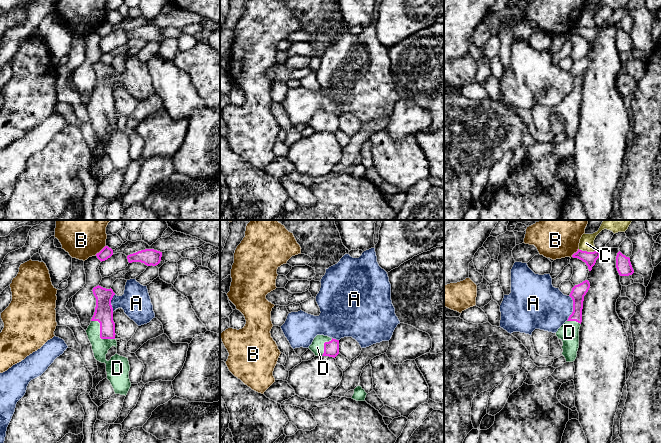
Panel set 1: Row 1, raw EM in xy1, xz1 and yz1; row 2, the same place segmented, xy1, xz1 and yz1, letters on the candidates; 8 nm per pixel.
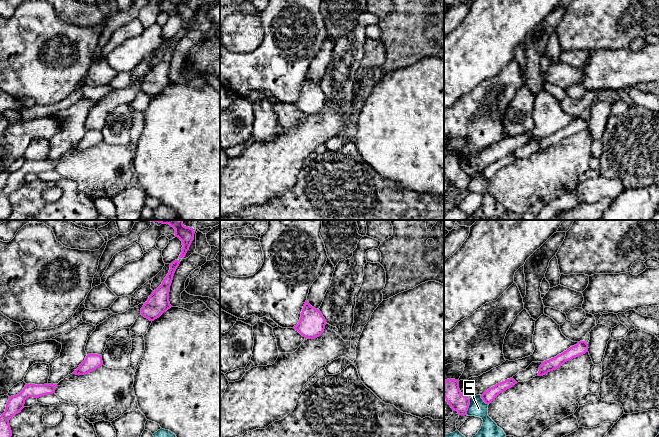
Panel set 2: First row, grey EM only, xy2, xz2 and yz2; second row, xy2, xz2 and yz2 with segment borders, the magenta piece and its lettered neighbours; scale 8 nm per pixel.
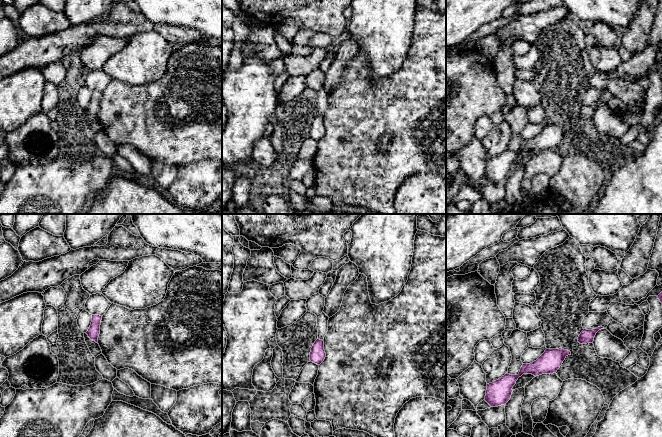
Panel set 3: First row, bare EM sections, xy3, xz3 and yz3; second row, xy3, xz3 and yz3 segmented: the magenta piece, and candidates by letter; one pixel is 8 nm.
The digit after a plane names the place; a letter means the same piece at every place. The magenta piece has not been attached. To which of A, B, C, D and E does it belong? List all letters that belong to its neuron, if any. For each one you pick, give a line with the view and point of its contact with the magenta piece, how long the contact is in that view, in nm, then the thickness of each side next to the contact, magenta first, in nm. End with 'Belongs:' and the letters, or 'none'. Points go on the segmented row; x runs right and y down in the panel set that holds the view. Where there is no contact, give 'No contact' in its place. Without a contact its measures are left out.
D: Touches magenta at xy1 (100, 333). Shared border 240 nm. Thickness 150 nm (magenta) against 140 nm
Belongs: D

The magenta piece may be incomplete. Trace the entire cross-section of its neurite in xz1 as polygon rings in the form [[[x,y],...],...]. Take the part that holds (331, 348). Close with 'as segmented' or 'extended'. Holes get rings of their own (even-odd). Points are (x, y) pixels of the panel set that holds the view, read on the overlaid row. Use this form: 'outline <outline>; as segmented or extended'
outline [[[317,335],[309,349],[315,356],[329,356],[335,358],[339,354],[339,340],[324,335]]]; extended

